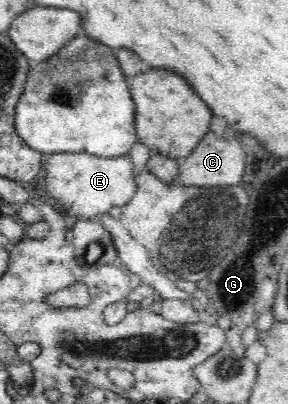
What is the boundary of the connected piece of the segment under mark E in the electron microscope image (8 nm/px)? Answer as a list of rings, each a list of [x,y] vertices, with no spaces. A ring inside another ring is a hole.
[[[57,153],[46,162],[46,191],[49,200],[72,221],[77,218],[93,219],[112,208],[123,208],[136,194],[135,166],[130,154],[116,158],[100,158],[87,153]]]

